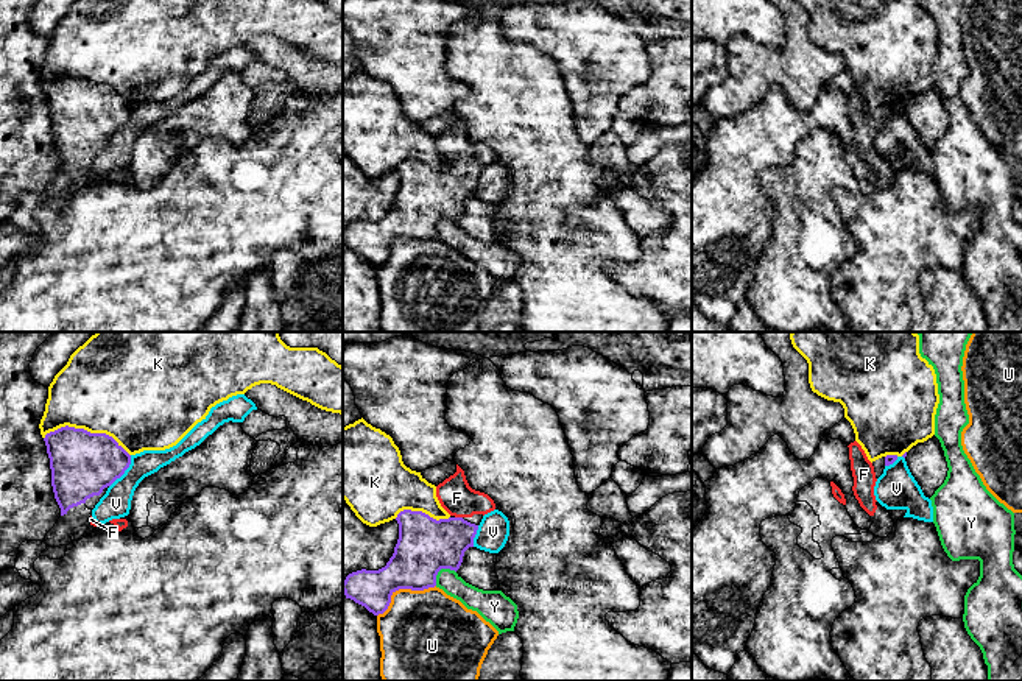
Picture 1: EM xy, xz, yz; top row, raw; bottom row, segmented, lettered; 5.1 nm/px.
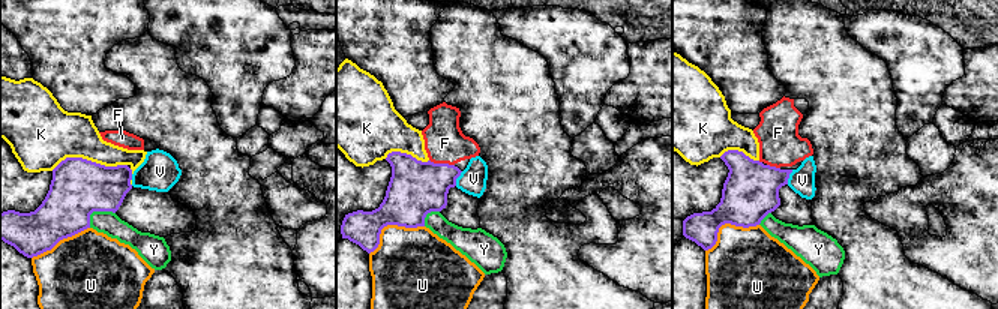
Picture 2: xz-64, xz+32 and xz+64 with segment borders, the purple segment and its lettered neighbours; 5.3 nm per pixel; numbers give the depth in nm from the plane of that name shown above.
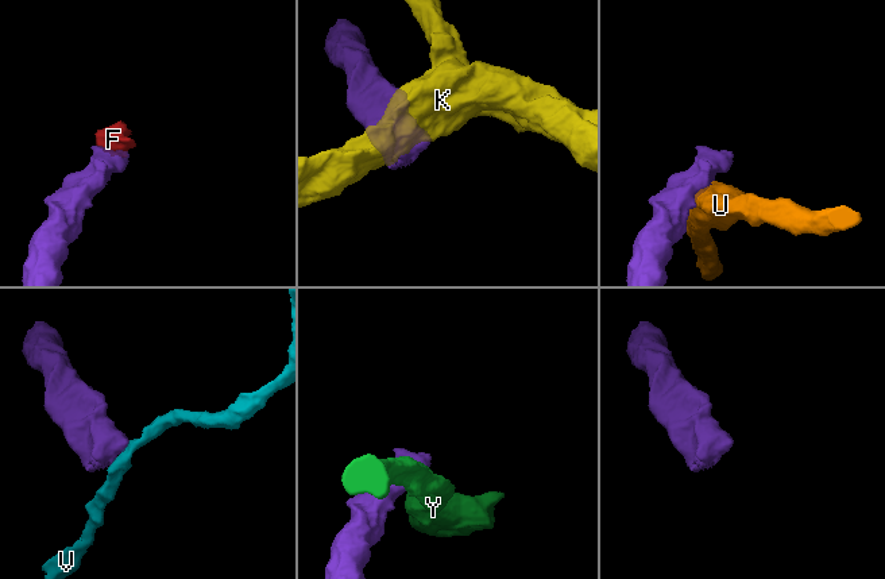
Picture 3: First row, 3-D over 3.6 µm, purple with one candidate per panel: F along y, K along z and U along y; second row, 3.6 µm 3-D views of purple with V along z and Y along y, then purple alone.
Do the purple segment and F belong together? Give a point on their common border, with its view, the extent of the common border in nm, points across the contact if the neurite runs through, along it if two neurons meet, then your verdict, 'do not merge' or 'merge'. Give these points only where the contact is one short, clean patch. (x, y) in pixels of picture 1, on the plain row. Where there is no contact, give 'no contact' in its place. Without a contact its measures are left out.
contact xz (458, 169); length 40 nm; way xz (426, 197), (432, 195), (458, 169), (457, 148); merge

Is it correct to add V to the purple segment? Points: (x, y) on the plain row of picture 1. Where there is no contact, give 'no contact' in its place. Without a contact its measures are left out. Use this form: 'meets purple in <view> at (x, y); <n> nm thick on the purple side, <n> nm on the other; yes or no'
meets purple in xy at (125, 120); 320 nm thick on the purple side, 150 nm on the other; no

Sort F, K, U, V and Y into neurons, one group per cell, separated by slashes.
F / K / U / V / Y

